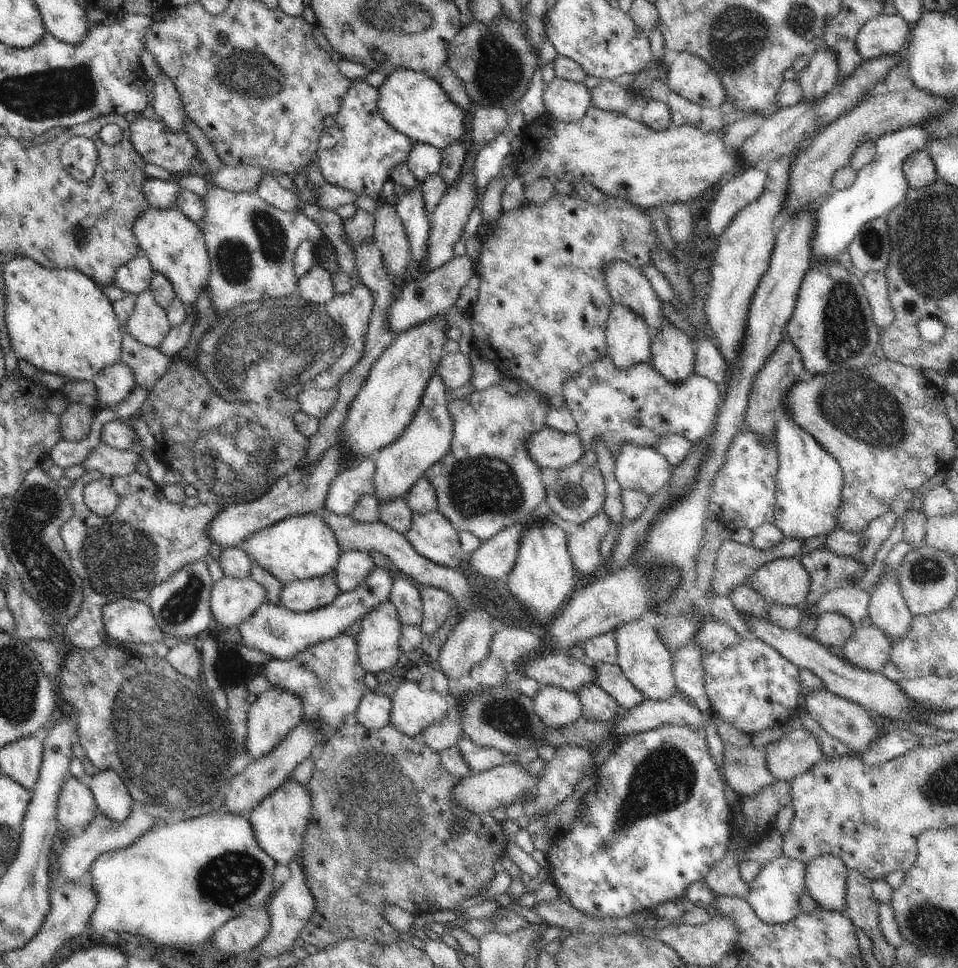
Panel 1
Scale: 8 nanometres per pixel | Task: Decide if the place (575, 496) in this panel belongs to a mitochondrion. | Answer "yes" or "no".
yes

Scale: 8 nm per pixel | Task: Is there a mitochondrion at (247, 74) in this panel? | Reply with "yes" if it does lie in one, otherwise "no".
yes

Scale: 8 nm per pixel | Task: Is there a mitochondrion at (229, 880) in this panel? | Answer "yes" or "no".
yes

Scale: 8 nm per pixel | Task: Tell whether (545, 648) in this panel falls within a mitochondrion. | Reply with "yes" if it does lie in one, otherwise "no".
no

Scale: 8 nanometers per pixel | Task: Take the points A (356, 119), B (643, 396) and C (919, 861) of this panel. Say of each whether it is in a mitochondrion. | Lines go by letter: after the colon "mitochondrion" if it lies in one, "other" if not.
A: other
B: mitochondrion
C: other

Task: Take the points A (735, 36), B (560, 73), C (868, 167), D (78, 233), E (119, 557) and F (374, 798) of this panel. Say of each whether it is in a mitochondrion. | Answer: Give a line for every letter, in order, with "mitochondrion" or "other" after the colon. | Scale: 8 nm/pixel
A: mitochondrion
B: other
C: other
D: mitochondrion
E: mitochondrion
F: mitochondrion

